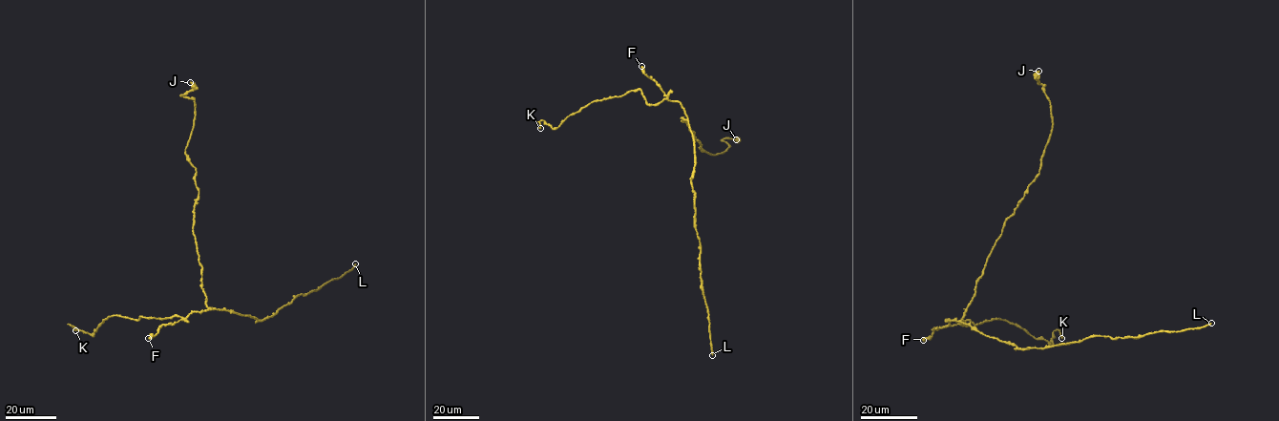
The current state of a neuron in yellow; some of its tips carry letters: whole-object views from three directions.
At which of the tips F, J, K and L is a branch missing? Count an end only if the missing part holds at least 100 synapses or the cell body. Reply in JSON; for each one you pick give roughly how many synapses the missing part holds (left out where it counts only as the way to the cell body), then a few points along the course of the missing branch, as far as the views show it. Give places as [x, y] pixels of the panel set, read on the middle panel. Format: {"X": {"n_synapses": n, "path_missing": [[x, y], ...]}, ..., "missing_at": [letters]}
{"L": {"n_synapses": 130}, "missing_at": ["L"]}

